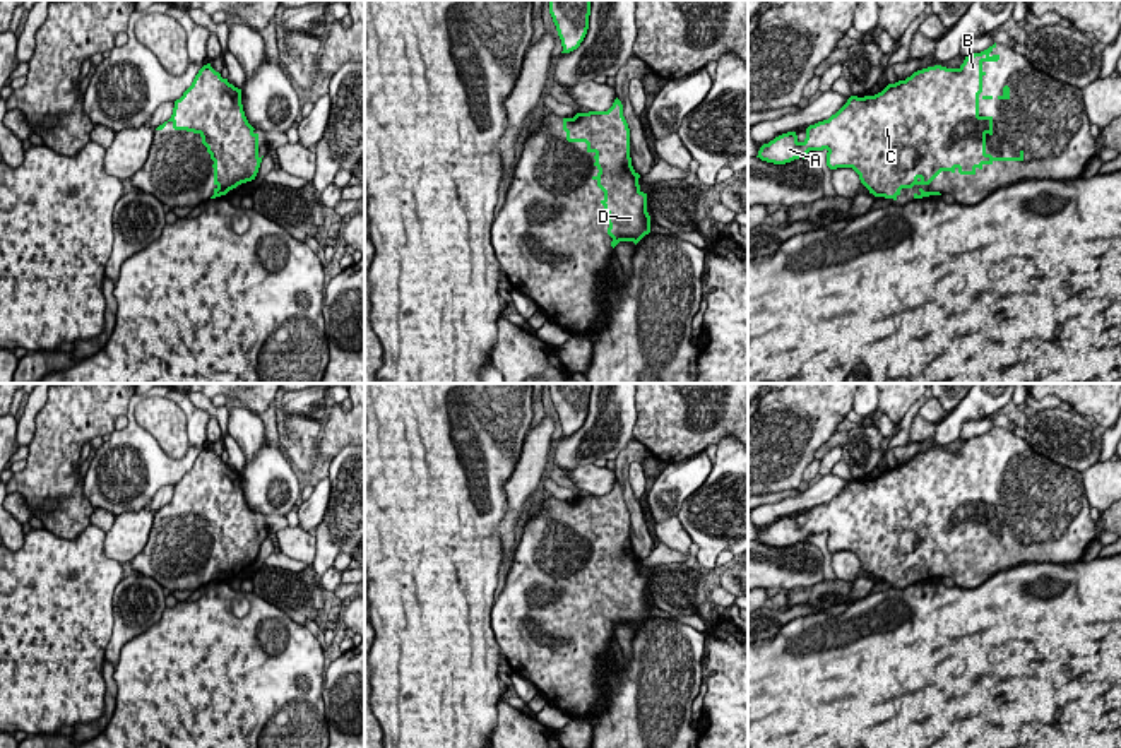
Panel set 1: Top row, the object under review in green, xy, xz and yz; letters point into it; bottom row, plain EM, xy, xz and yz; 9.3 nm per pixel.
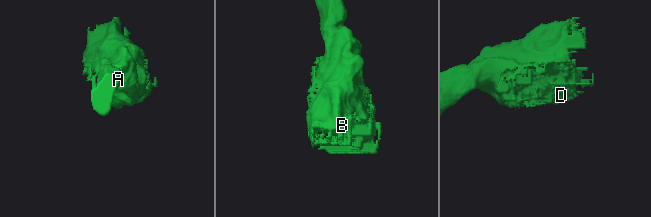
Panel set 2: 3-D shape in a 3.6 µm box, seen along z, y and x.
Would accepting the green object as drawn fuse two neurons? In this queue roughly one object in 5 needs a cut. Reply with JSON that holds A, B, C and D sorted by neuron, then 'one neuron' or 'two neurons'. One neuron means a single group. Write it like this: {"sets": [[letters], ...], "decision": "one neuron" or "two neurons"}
{"sets": [["A", "B", "C", "D"]], "decision": "one neuron"}

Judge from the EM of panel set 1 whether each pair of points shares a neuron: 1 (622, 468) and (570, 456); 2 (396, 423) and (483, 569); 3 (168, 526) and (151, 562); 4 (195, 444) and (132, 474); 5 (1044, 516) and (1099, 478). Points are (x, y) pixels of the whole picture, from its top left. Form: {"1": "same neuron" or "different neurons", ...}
{"1": "different neurons", "2": "same neuron", "3": "same neuron", "4": "same neuron", "5": "different neurons"}

